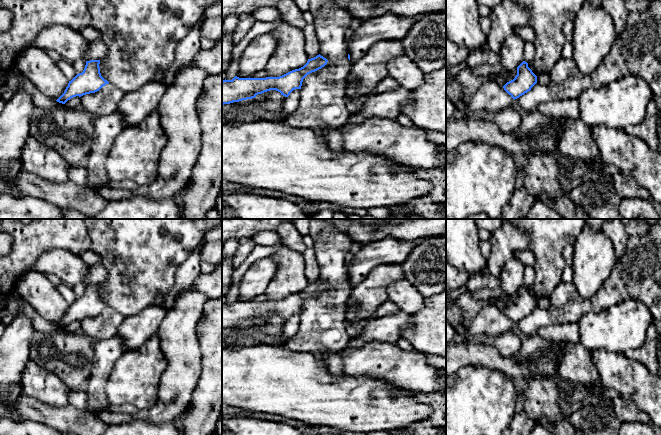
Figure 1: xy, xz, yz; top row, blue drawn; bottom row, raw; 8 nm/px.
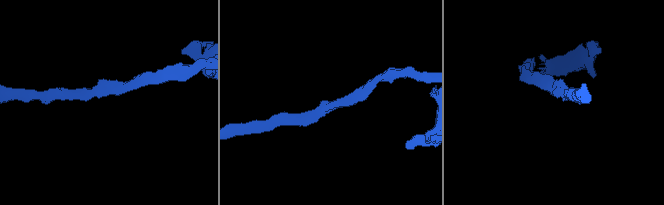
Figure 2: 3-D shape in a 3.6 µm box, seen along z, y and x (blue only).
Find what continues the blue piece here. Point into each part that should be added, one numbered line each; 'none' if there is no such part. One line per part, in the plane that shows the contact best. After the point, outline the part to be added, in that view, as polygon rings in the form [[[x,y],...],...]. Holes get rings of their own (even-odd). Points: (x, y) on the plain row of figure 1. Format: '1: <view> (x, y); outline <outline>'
none

